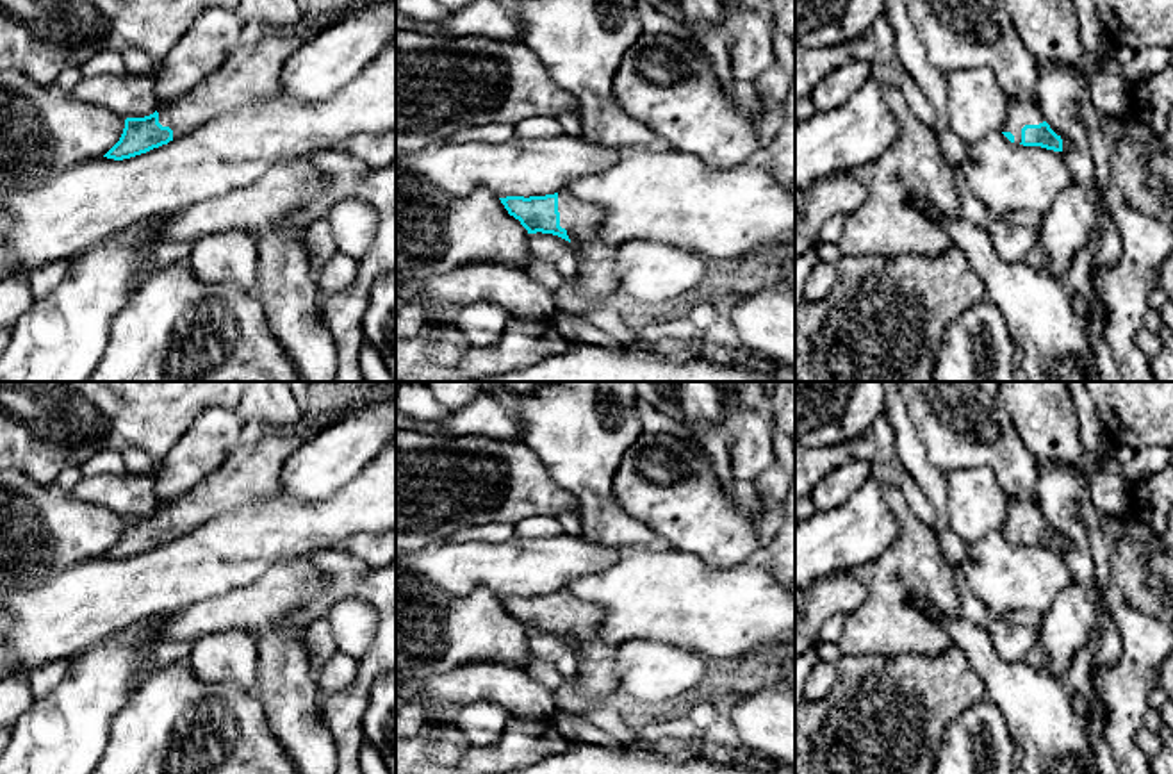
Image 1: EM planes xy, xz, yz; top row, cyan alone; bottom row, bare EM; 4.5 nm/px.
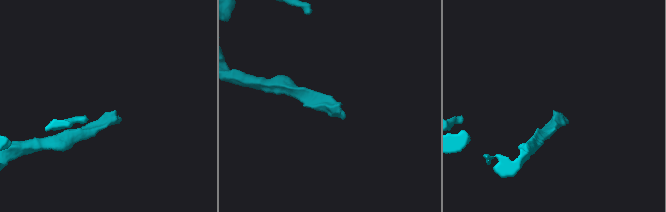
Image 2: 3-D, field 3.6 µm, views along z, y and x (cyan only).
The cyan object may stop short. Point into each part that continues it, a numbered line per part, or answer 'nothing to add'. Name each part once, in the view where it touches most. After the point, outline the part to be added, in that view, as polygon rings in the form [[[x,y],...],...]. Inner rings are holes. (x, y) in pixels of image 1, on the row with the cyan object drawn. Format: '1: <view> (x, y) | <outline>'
1: xz (596, 279) | [[[565,189],[558,193],[560,226],[567,230],[576,250],[578,275],[572,285],[588,305],[604,301],[619,287],[615,257],[619,244],[597,239],[604,212],[597,205],[583,203]]]

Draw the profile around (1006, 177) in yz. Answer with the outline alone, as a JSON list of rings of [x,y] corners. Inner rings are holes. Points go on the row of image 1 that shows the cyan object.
[[[1002,132],[968,146],[964,173],[993,218],[1014,210],[1043,216],[1071,182],[1061,152],[1011,143]]]

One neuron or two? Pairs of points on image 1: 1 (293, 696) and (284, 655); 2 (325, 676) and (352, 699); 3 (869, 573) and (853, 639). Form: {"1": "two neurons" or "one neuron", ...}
{"1": "one neuron", "2": "two neurons", "3": "one neuron"}

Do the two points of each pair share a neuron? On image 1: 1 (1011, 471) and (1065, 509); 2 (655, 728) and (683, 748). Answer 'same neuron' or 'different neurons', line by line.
1: different neurons
2: different neurons

